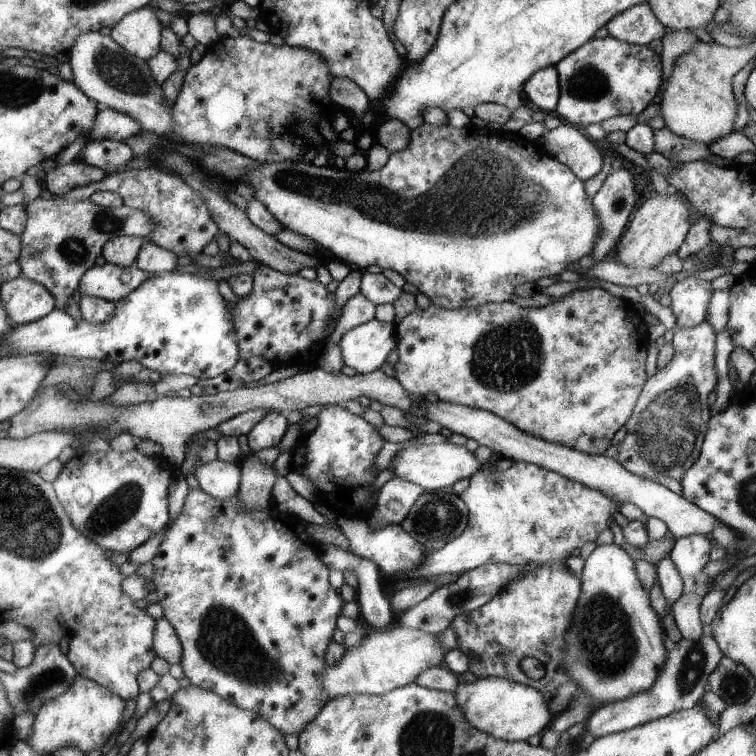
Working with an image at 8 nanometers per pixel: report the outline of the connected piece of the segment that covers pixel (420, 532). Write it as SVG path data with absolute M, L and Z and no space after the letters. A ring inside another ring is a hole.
M450 490L424 491L422 496L414 502L414 506L400 526L407 533L411 533L417 541L420 541L420 544L423 544L428 552L432 552L441 549L457 536L460 536L468 521L469 508L461 496L459 497Z

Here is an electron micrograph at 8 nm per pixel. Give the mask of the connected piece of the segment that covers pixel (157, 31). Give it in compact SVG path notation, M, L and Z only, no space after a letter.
M148 4L128 13L111 28L109 36L132 56L148 60L158 55L163 25L156 18L156 9Z

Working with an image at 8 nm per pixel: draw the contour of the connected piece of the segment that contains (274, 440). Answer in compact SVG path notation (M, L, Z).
M270 411L247 434L252 453L258 452L262 448L276 446L282 440L282 436L286 434L286 430L288 430L288 420L284 418L284 414Z

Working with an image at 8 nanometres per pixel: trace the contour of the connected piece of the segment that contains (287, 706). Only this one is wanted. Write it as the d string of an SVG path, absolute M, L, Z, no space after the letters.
M190 490L185 498L183 511L176 516L176 520L170 523L159 553L151 560L155 566L155 573L150 580L156 585L158 603L164 609L164 618L173 624L182 643L180 663L185 676L192 685L215 692L231 701L232 704L239 705L240 708L261 714L285 735L298 736L328 704L329 694L323 687L325 654L332 640L332 632L336 632L334 630L336 620L342 610L342 598L338 594L340 590L337 590L334 596L334 588L328 582L328 567L320 560L316 552L316 548L322 546L322 543L316 542L308 535L307 523L297 516L280 512L274 503L261 511L244 511L237 505L237 496L227 501L219 501L201 490Z

